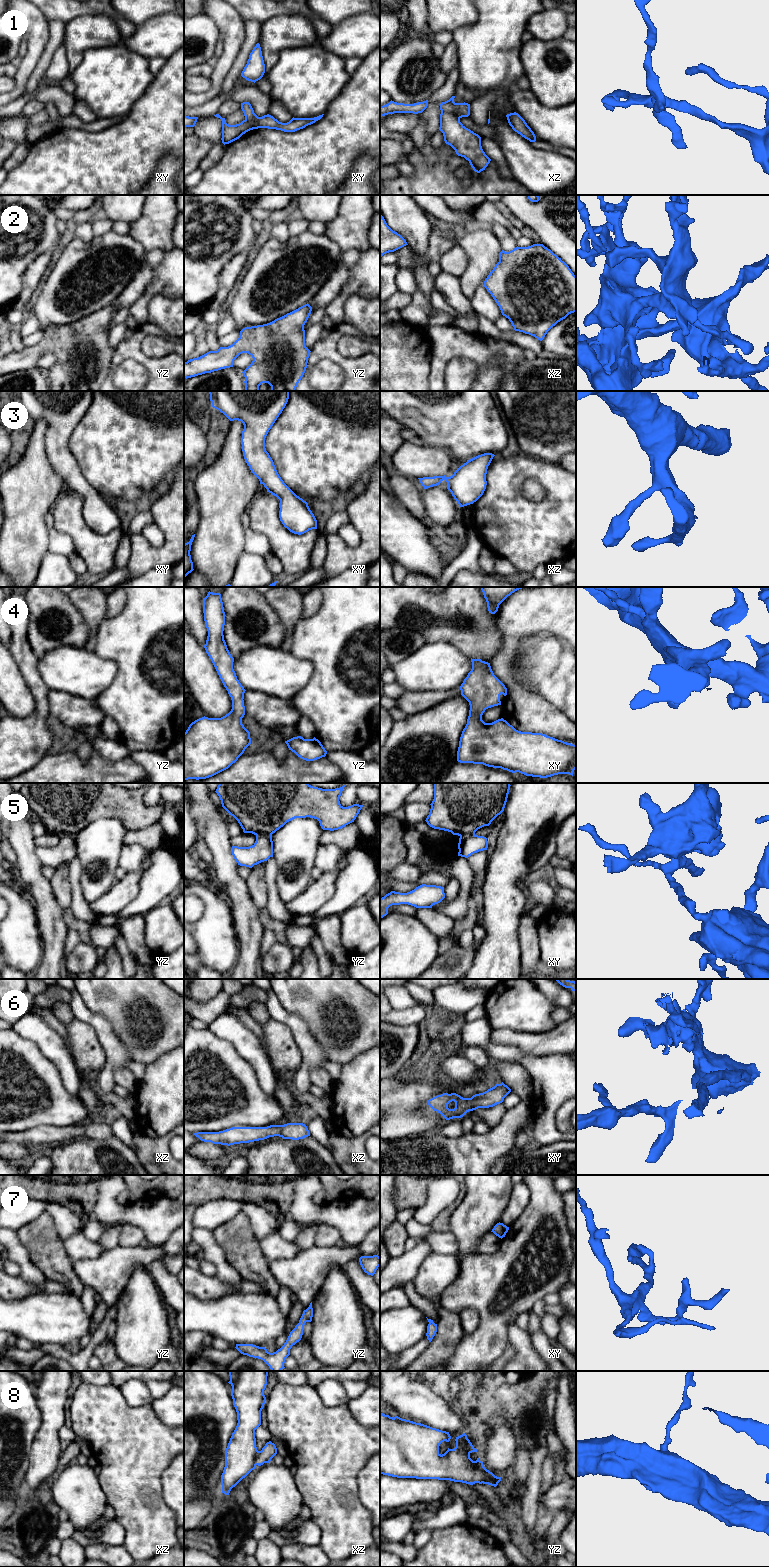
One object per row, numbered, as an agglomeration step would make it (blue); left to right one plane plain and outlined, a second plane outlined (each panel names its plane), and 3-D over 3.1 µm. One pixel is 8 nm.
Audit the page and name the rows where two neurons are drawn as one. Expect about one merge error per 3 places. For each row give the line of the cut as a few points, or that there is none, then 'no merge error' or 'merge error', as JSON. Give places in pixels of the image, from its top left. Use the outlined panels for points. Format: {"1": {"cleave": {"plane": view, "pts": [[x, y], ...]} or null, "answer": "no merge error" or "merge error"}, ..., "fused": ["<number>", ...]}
{"1": {"cleave": {"plane": "xz", "pts": [[441, 111], [454, 113], [459, 118]]}, "answer": "merge error"}, "2": {"cleave": null, "answer": "no merge error"}, "3": {"cleave": null, "answer": "no merge error"}, "4": {"cleave": null, "answer": "no merge error"}, "5": {"cleave": {"plane": "yz", "pts": [[271, 834], [256, 835]]}, "answer": "merge error"}, "6": {"cleave": null, "answer": "no merge error"}, "7": {"cleave": null, "answer": "no merge error"}, "8": {"cleave": {"plane": "xz", "pts": [[259, 1451], [255, 1464]]}, "answer": "merge error"}, "fused": ["1", "5", "8"]}

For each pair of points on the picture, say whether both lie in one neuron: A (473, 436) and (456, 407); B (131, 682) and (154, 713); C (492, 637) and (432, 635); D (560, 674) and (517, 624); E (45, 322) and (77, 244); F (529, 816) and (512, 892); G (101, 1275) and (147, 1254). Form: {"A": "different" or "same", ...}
{"A": "same", "B": "same", "C": "same", "D": "different", "E": "same", "F": "same", "G": "same"}

